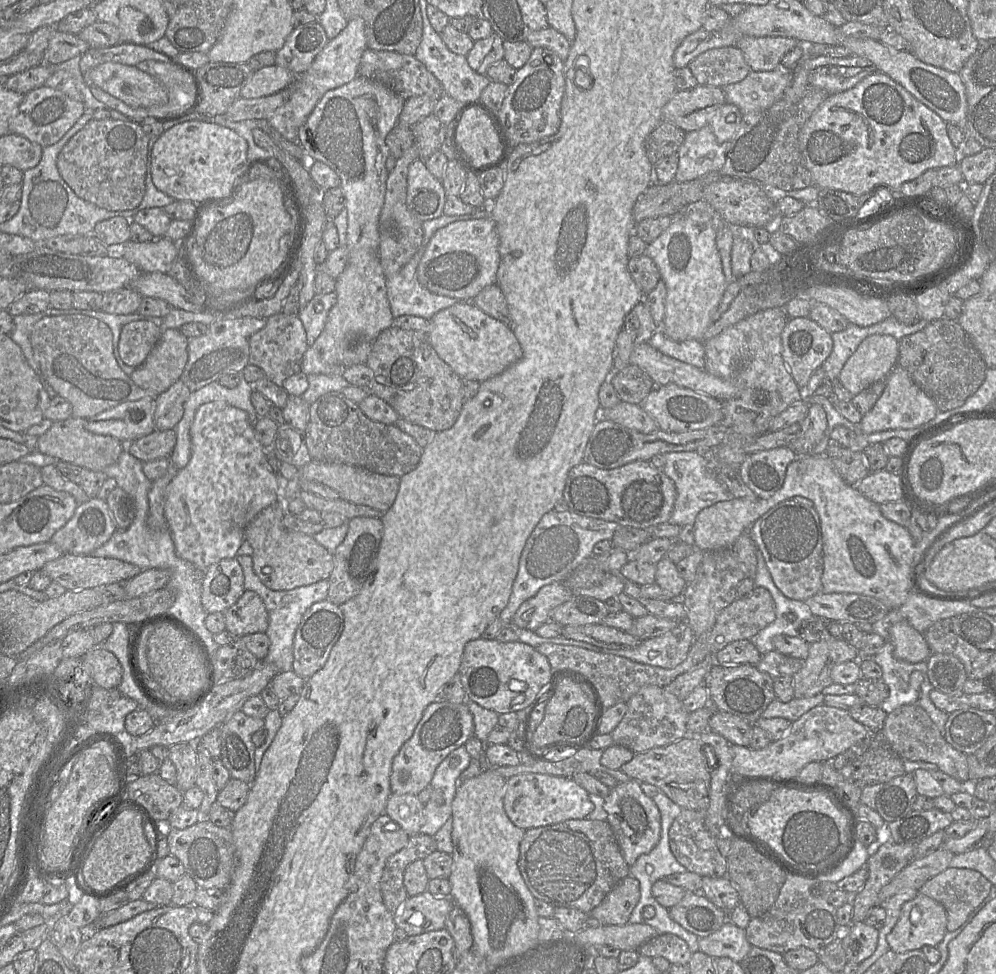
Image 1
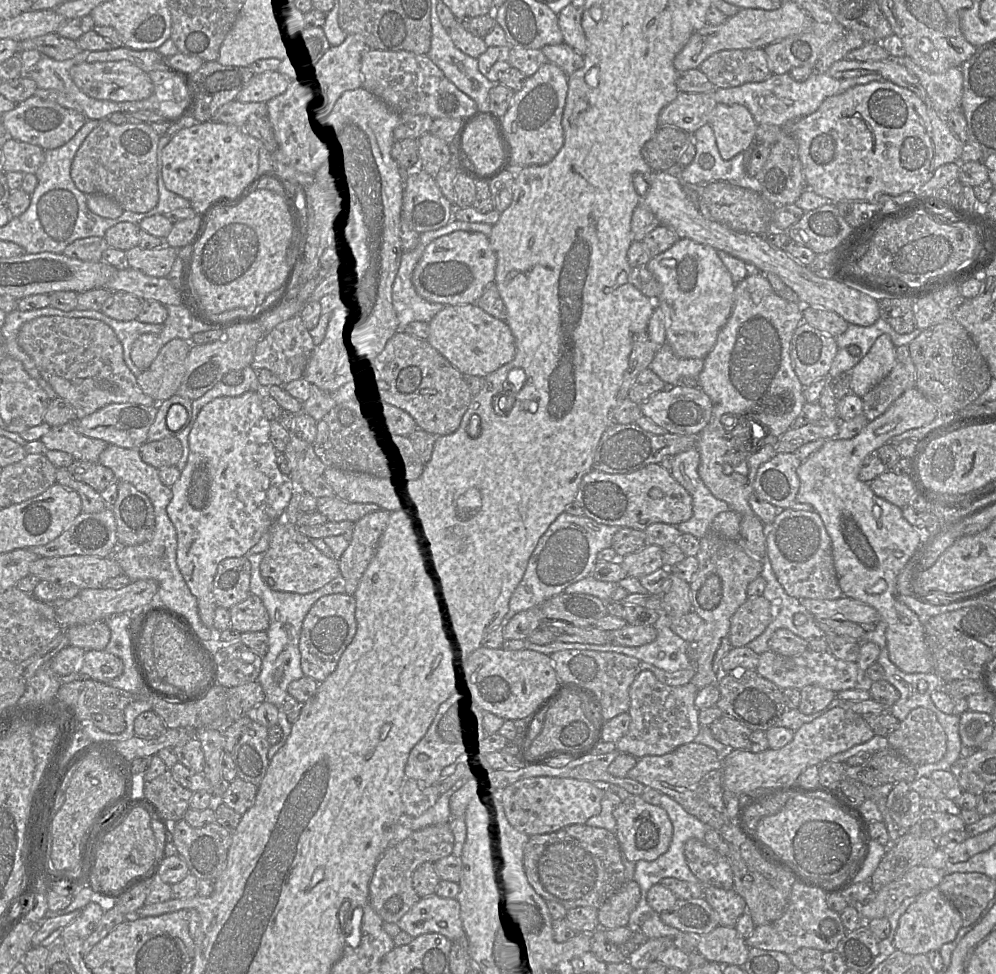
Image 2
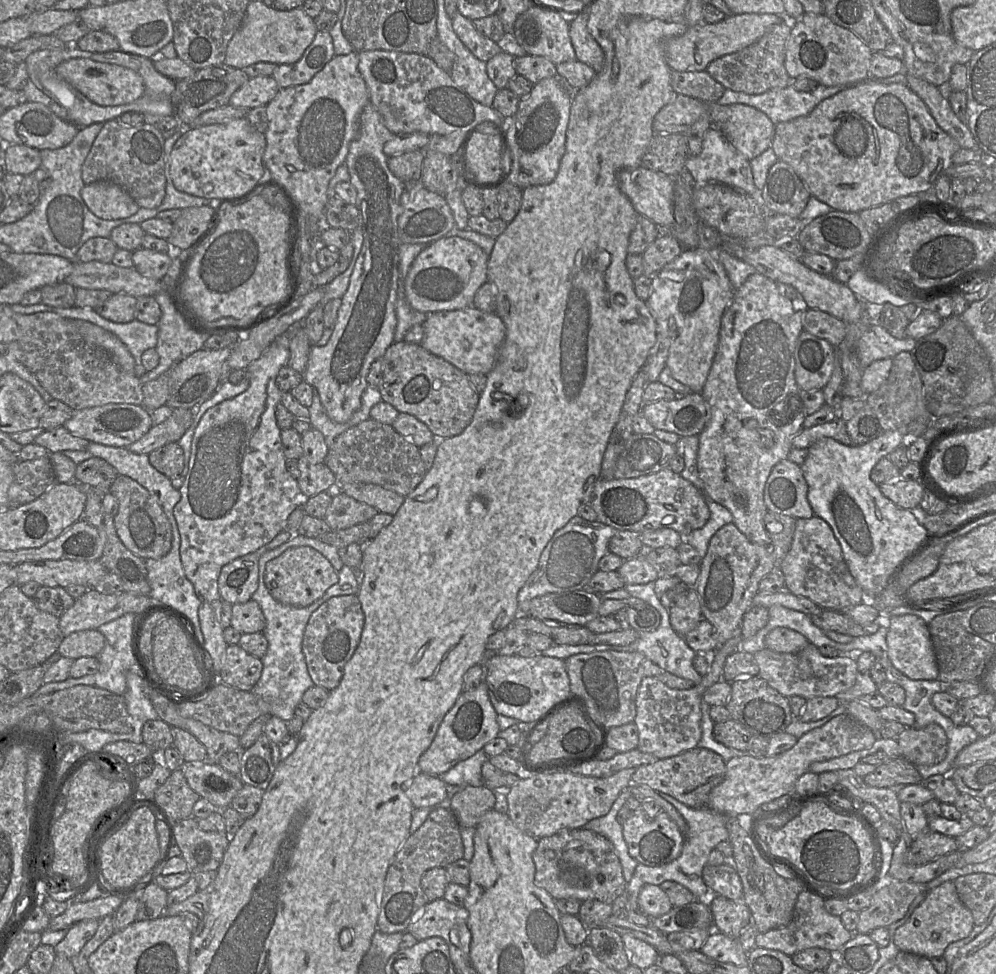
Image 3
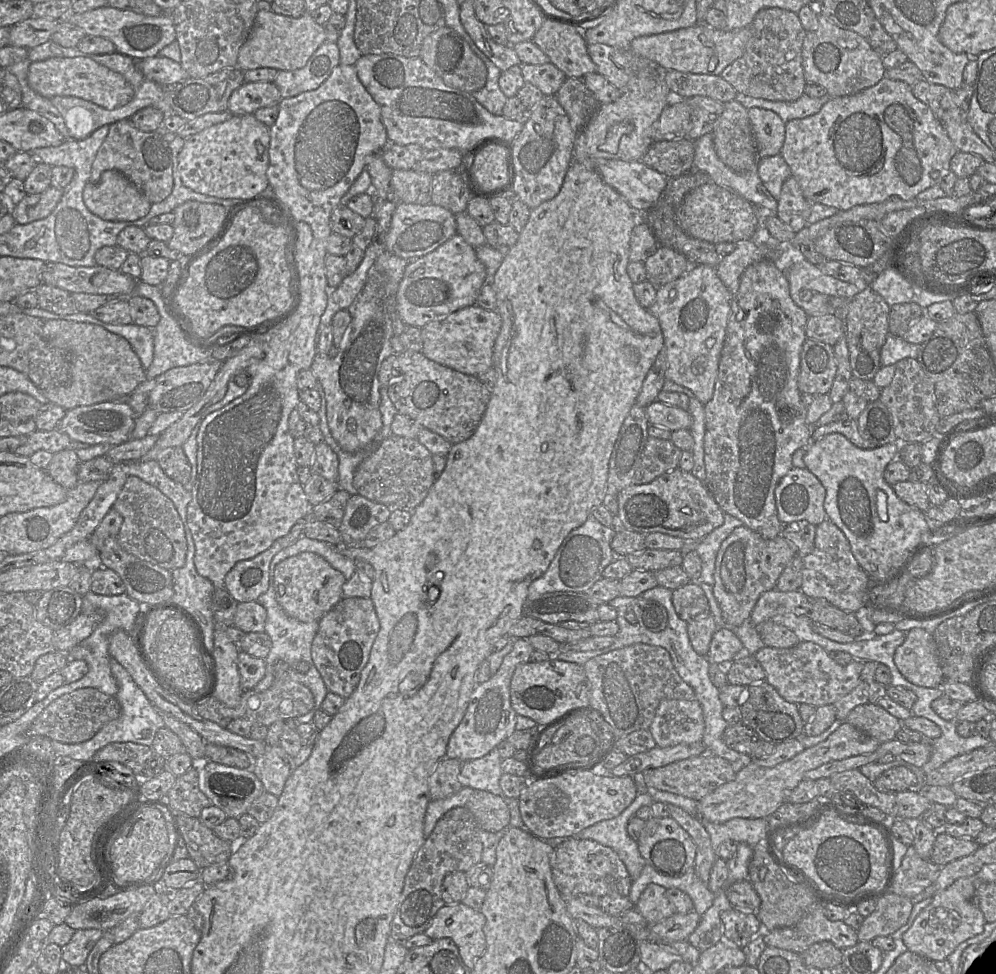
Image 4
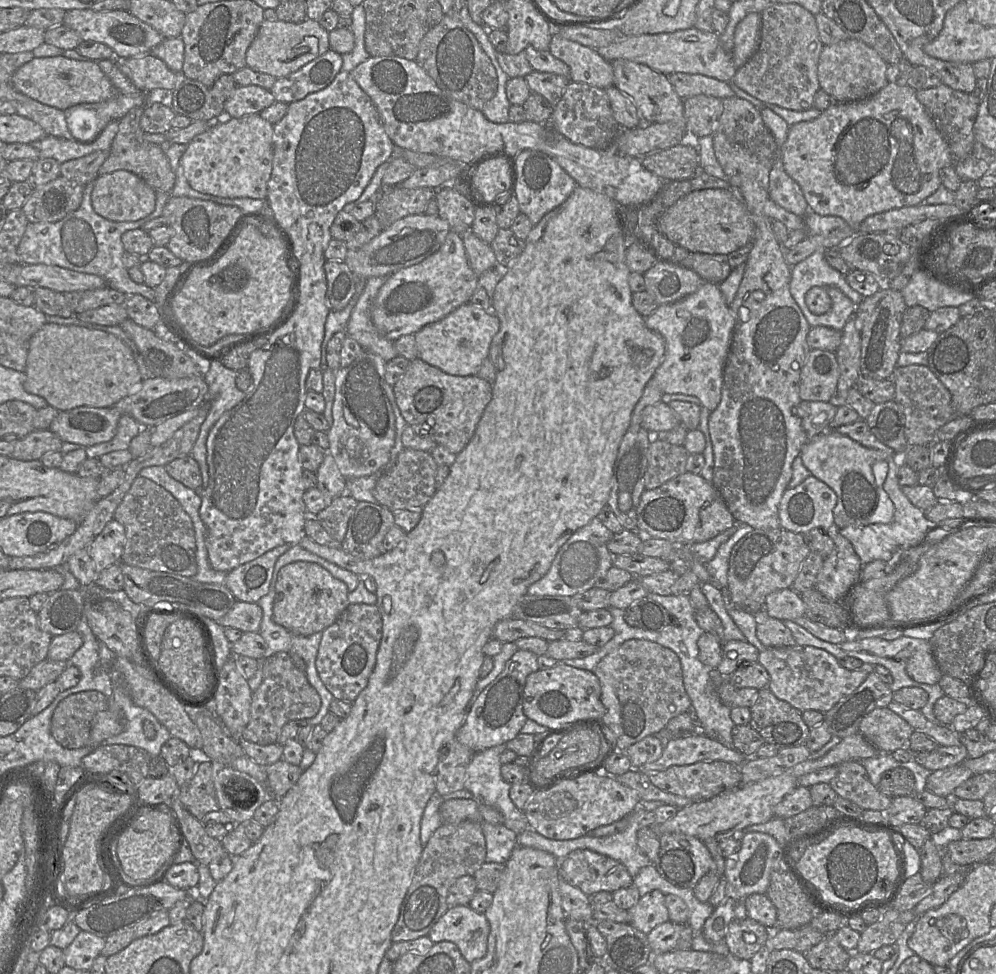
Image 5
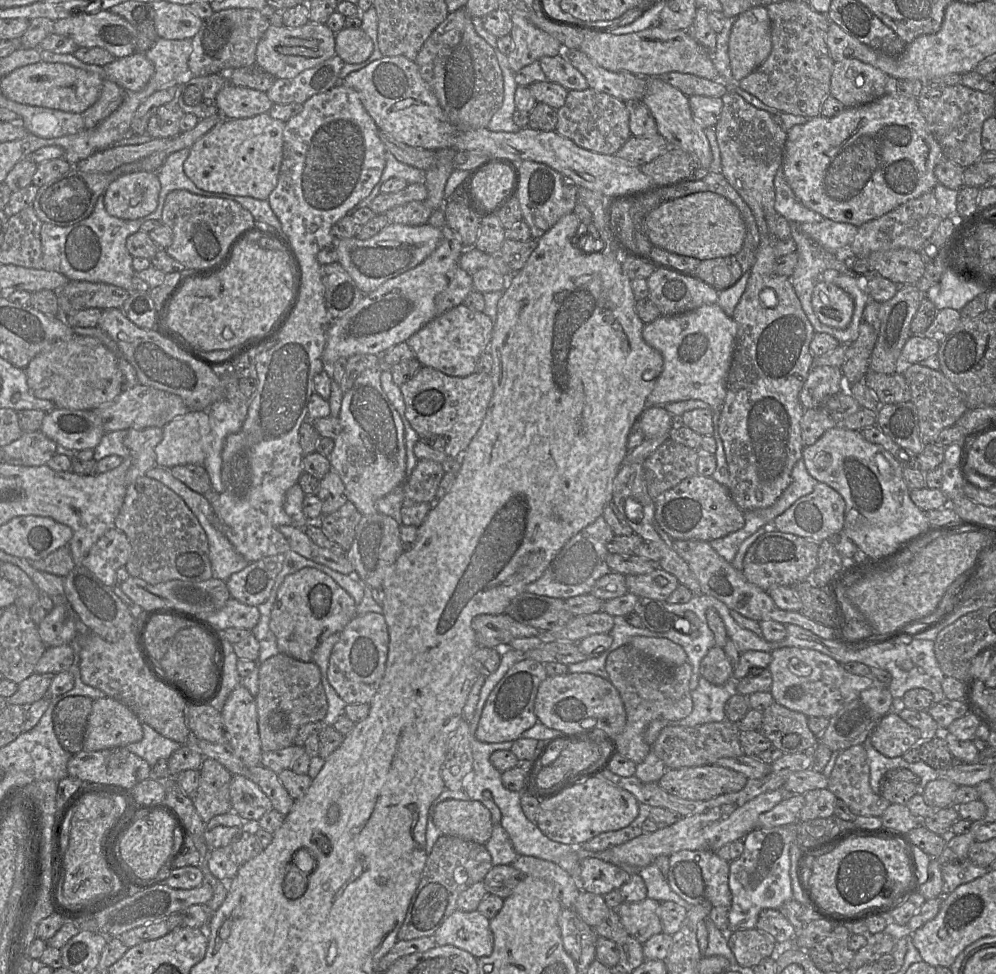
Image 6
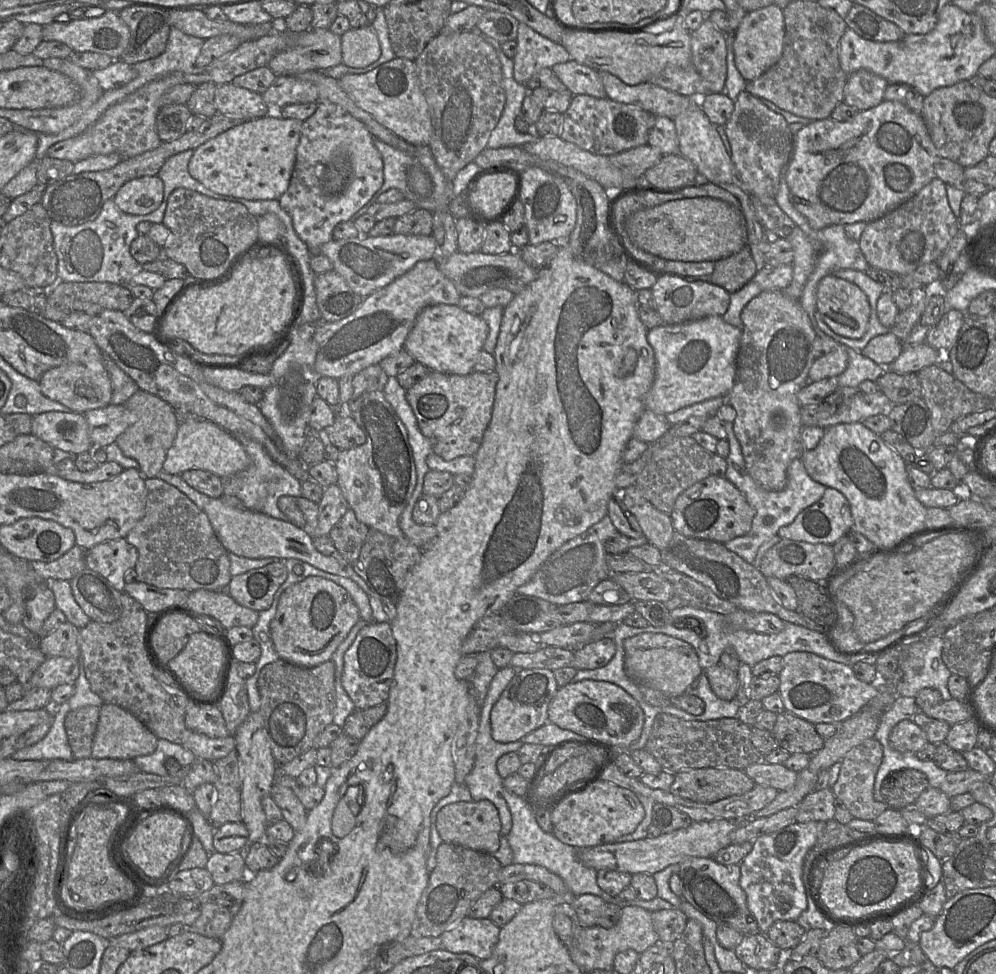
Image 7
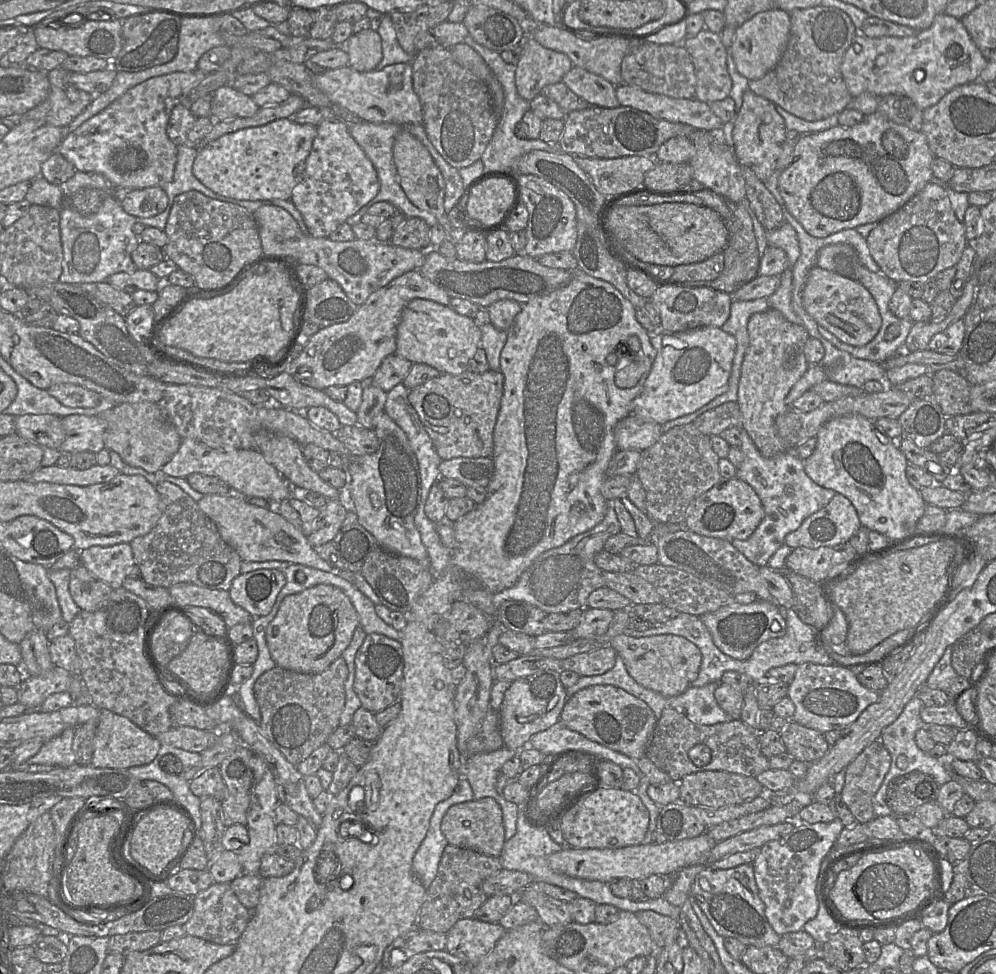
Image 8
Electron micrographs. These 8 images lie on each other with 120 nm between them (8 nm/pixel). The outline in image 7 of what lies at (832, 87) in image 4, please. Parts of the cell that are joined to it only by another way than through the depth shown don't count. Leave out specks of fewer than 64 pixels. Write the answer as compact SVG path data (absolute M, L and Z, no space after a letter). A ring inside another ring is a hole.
M860 69L847 75L843 102L858 111L879 105L884 100L888 82L873 72Z

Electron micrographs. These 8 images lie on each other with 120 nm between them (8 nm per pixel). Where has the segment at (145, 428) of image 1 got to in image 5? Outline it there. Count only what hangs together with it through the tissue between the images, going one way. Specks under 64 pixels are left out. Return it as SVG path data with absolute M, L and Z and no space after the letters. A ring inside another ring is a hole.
M80 406L59 412L49 430L63 442L88 447L110 441L116 434L120 417L121 413L114 406Z

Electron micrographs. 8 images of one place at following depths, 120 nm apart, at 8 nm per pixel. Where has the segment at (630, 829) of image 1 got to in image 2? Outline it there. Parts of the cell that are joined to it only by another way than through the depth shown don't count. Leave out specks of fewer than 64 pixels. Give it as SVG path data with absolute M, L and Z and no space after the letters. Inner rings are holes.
M631 795L614 808L616 837L622 854L631 862L652 861L665 853L671 843L673 827L667 812L660 806L645 802L640 795Z

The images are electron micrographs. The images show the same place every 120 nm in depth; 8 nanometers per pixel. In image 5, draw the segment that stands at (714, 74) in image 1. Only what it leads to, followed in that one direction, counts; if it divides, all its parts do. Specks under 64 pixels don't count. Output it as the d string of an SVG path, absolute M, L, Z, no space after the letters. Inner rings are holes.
M795 3L774 4L761 15L759 48L736 70L732 83L764 103L794 111L814 107L814 96L820 89L817 67L824 47L815 15Z

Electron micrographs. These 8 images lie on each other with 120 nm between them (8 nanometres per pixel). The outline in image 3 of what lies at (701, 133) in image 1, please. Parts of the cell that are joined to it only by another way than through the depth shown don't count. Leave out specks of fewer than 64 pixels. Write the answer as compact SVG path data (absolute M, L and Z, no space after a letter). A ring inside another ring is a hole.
M711 126L707 130L701 153L696 157L689 156L685 164L685 169L691 173L698 185L707 183L734 185L761 202L761 191L758 190L754 183L750 160L746 159L728 141L722 131L715 126Z

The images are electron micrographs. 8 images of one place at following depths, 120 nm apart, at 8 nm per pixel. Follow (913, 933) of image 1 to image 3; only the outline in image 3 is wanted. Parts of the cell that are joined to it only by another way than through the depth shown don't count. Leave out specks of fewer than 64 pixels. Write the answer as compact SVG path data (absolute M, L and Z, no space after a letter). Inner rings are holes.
M949 880L927 893L909 920L896 930L894 942L900 951L935 958L942 956L950 943L966 938L974 926L971 911L961 902L954 882Z

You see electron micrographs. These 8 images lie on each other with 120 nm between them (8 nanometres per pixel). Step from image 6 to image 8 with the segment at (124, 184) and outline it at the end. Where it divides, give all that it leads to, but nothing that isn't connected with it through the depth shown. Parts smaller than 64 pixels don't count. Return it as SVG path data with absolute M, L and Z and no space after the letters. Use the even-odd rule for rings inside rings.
M153 186L122 192L120 204L130 215L149 218L165 210L168 196L162 187Z

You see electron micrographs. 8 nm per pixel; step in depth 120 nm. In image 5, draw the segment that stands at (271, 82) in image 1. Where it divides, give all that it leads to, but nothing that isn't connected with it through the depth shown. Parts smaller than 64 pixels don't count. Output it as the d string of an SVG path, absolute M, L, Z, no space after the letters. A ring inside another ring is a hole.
M256 85L237 86L224 104L224 117L259 114L275 102L270 90Z

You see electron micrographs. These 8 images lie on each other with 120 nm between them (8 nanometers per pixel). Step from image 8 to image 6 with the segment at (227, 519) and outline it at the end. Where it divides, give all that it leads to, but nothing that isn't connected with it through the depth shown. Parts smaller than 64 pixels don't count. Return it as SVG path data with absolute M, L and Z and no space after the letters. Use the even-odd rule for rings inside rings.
M285 525L280 526L279 530L288 541L290 550L306 559L327 566L336 572L351 577L355 576L353 566L346 556L338 556L328 549L317 546L305 534L303 529L296 528L292 525Z

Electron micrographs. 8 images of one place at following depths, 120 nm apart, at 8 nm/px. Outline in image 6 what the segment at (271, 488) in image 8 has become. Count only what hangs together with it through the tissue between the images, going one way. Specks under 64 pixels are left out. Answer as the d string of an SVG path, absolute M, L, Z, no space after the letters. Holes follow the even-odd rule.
M189 411L163 427L163 439L156 446L157 466L203 466L213 441L207 411Z

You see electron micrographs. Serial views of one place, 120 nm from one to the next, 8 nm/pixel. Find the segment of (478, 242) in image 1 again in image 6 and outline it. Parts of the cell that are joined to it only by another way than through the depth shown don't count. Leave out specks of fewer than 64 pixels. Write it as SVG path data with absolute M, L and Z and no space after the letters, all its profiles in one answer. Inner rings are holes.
M445 224L443 239L422 263L365 294L358 305L340 319L330 323L322 361L330 367L340 358L356 354L382 355L393 346L405 342L432 319L461 305L473 290L471 275L459 265L464 246L457 233Z

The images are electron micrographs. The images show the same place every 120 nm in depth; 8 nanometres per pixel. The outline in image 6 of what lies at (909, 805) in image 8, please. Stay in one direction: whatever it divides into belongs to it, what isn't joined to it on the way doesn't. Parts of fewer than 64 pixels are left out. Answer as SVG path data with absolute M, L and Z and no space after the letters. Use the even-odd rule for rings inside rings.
M906 768L887 771L879 783L880 796L890 804L906 803L920 792L920 778Z

